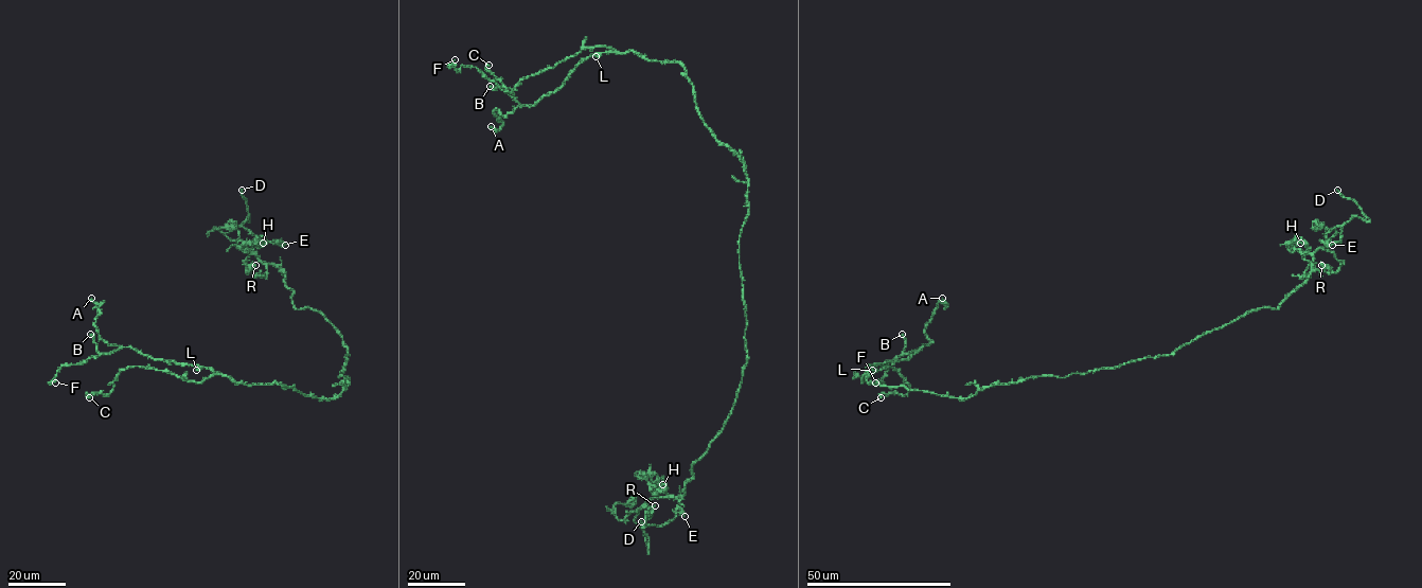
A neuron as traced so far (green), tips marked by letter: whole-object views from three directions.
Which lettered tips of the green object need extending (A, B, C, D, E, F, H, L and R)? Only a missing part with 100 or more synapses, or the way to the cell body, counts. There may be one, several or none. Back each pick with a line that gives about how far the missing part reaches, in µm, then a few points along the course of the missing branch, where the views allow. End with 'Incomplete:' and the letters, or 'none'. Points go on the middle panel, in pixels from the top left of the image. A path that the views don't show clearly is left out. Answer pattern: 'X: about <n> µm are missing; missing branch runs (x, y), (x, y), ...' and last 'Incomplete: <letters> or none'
D: about 10 µm are missing; missing branch runs (641, 521), (638, 508)
Incomplete: D

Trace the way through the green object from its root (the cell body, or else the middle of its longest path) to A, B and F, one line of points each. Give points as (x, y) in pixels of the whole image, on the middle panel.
A: (742, 227), (744, 163), (705, 124), (677, 63), (592, 53), (533, 104), (495, 109), (502, 124), (491, 126)
B: (742, 227), (744, 163), (705, 124), (679, 64), (592, 53), (530, 106), (490, 86)
F: (742, 227), (744, 163), (705, 124), (679, 64), (592, 53), (558, 89), (521, 106), (455, 59)

